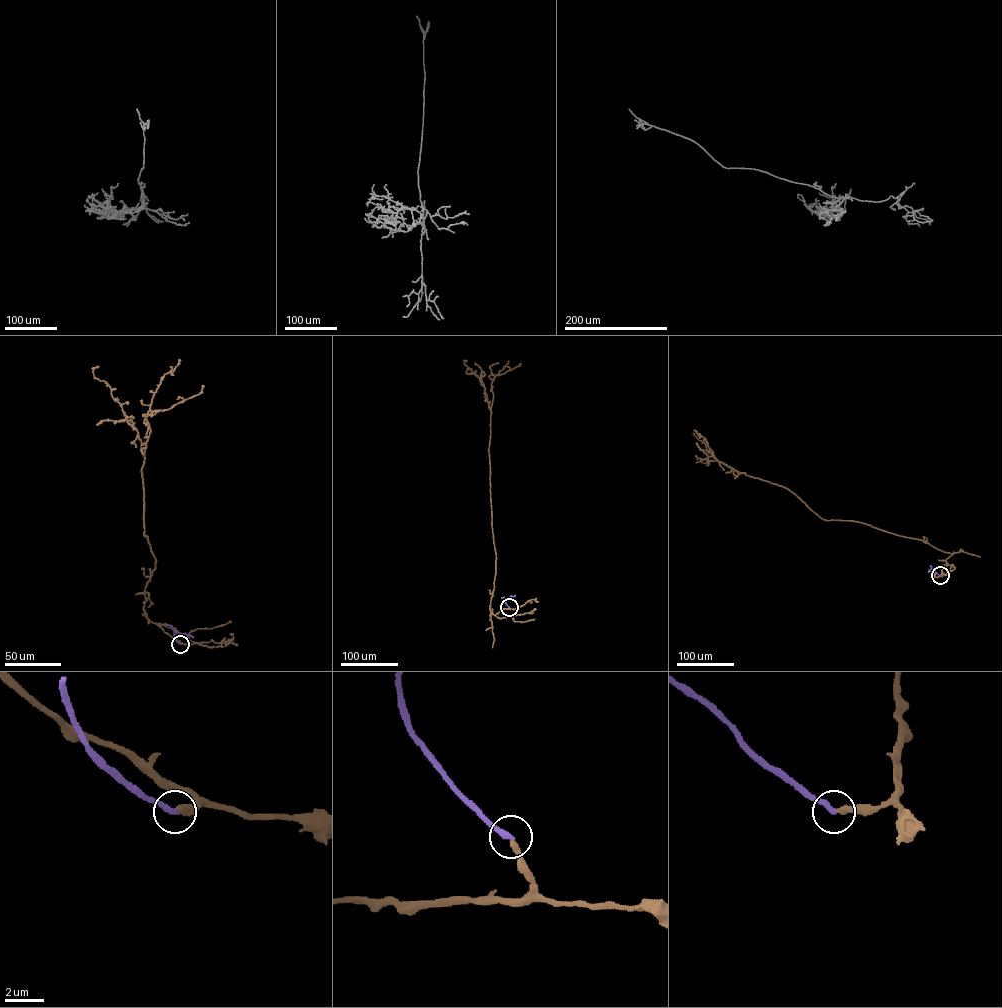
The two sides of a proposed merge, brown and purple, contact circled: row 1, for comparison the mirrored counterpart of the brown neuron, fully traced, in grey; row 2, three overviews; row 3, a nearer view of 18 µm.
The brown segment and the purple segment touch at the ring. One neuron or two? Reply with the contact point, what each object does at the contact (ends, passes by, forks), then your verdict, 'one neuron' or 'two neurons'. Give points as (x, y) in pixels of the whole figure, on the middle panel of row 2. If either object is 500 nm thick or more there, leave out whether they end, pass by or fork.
at (509, 607); brown ends there; purple ends there; one neuron

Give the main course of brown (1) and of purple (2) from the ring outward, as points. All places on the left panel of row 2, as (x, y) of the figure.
1: (180, 644), (144, 611), (145, 587), (155, 560), (144, 535), (145, 445), (110, 387), (94, 376), (98, 366)
2: (180, 644), (175, 639), (174, 632), (193, 637)

